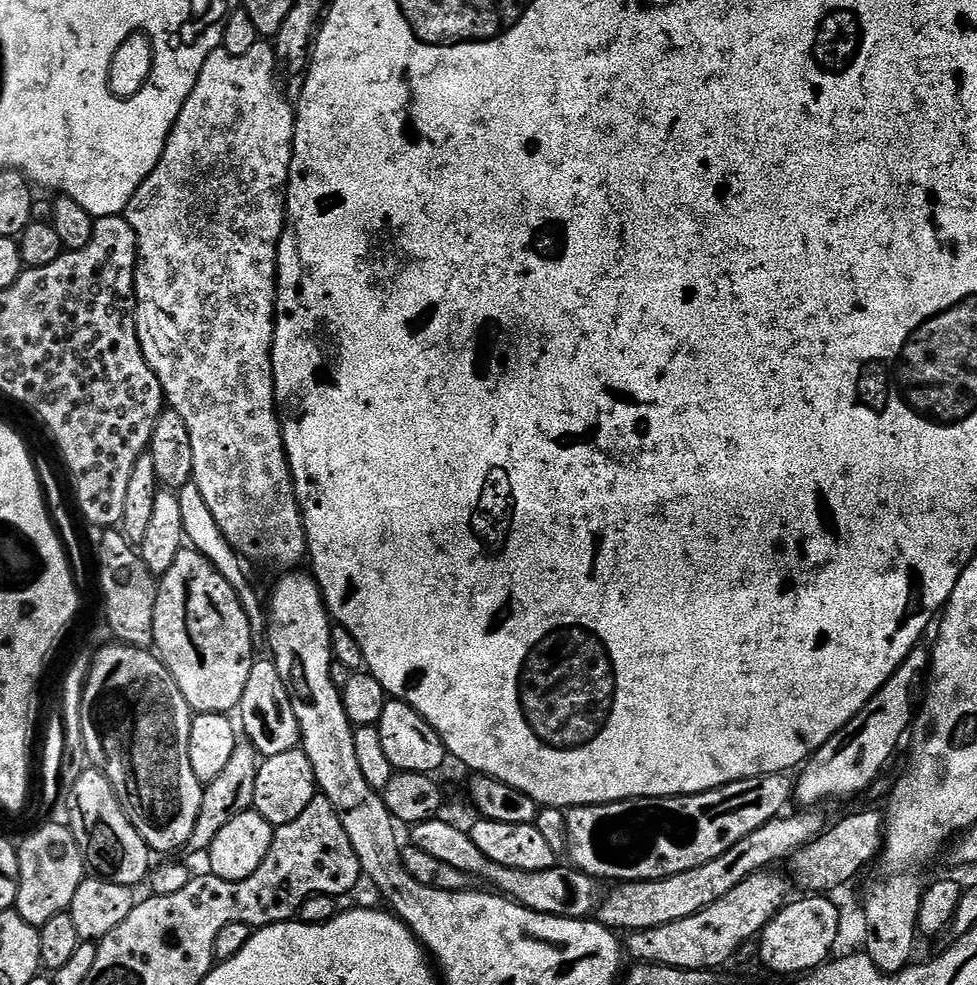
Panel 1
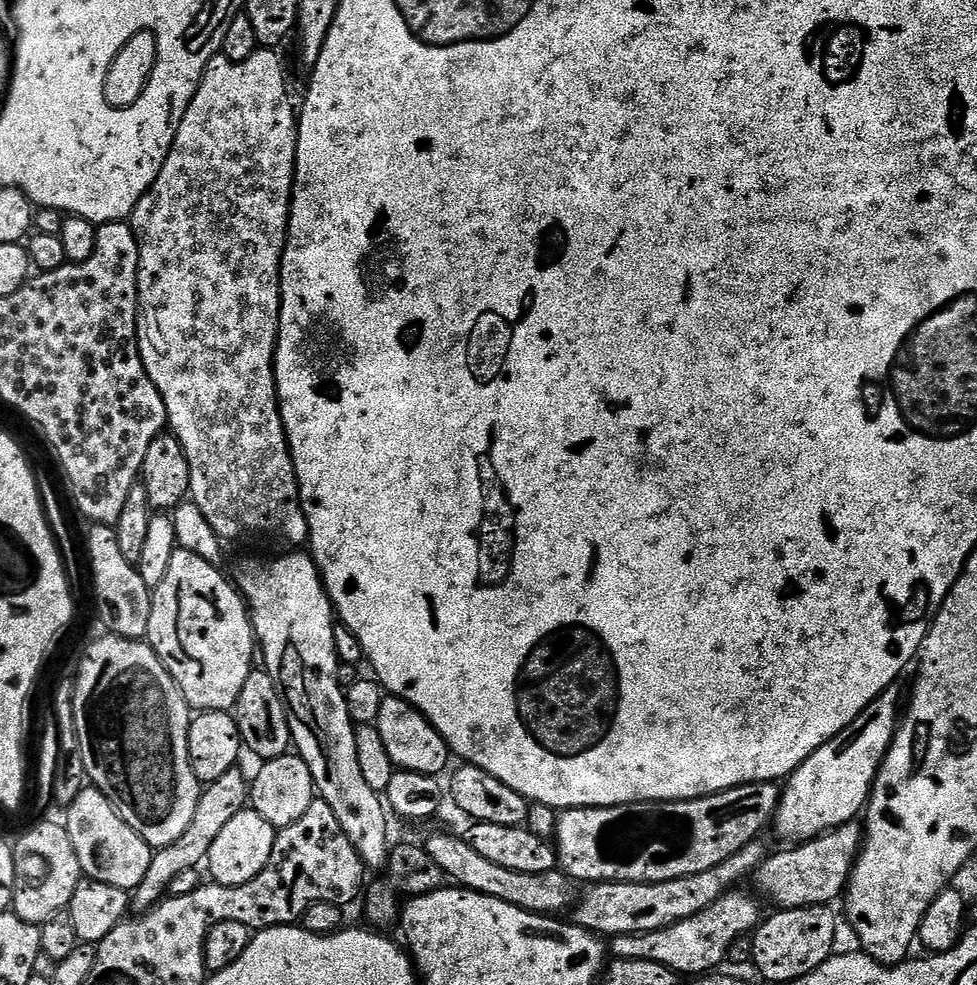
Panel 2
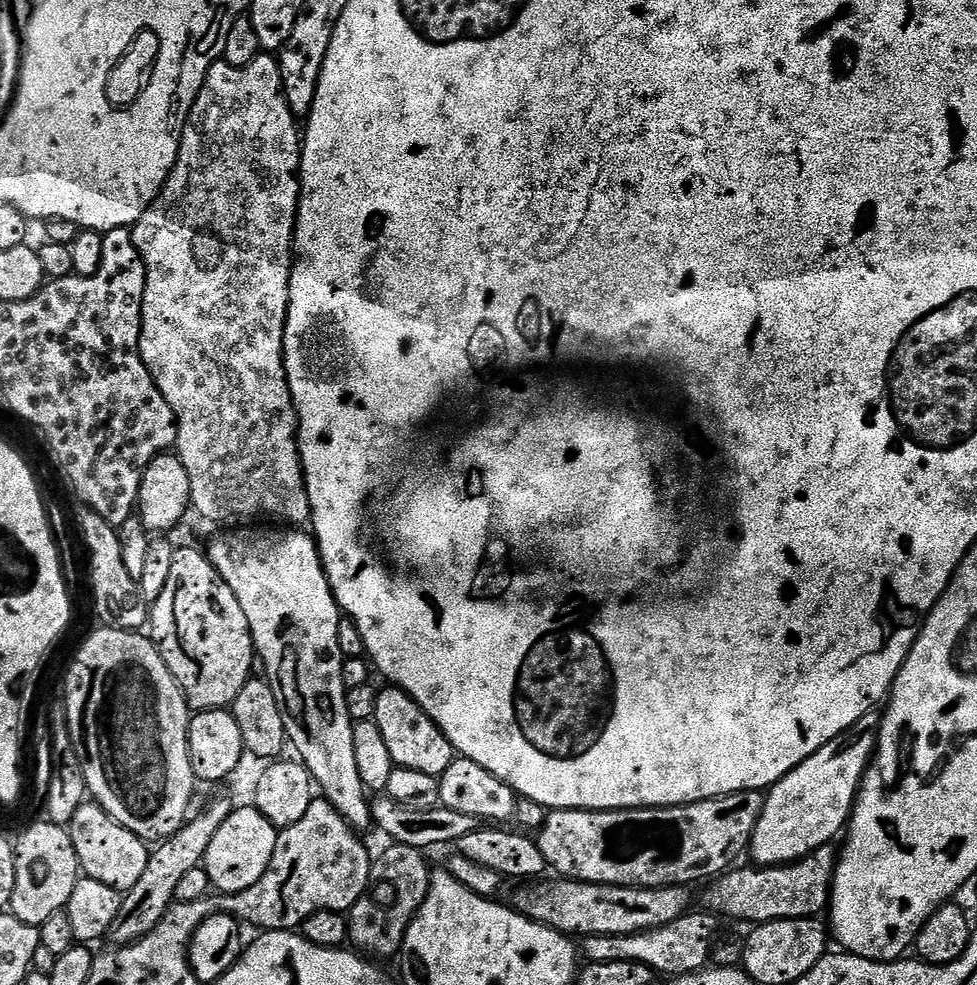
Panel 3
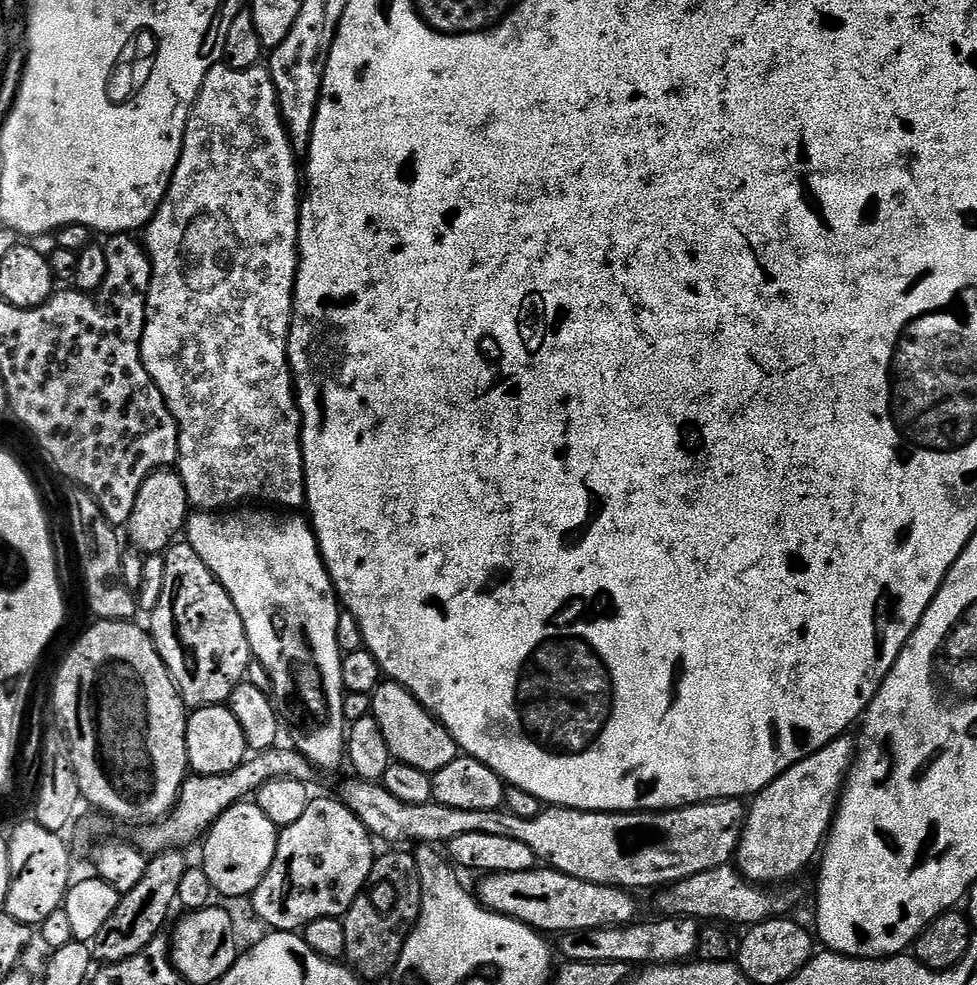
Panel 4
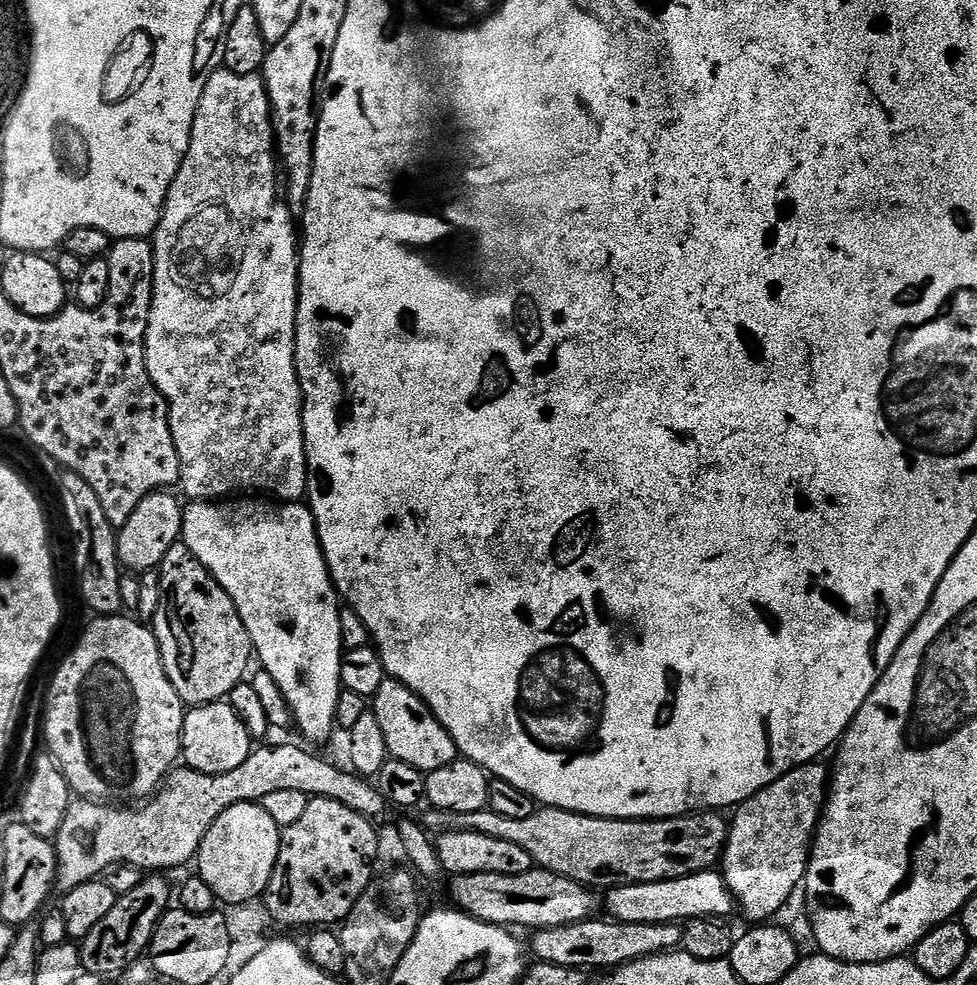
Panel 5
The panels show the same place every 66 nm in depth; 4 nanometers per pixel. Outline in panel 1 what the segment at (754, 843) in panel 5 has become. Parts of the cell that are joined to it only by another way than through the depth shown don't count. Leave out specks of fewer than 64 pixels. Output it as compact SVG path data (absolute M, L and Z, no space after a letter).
M917 646L902 666L880 689L799 769L794 780L794 800L800 806L824 806L827 800L844 800L870 787L888 764L888 759L900 744L900 735L907 733L914 723L912 691L930 668L930 652Z

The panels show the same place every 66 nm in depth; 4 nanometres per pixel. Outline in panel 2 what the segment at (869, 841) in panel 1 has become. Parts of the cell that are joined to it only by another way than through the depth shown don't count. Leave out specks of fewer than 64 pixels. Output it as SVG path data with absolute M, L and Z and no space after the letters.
M859 823L843 824L831 828L828 832L788 846L785 852L773 851L761 862L754 873L755 891L765 901L776 904L777 909L805 908L806 906L828 906L845 895L848 880L852 876L852 867L860 856L864 844L864 830Z

